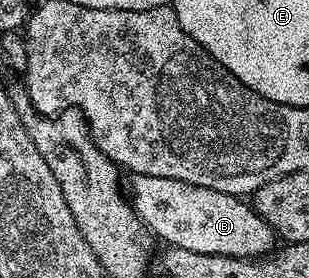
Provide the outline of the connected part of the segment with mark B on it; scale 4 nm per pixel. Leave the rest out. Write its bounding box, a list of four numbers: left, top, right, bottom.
[129,175,276,258]

